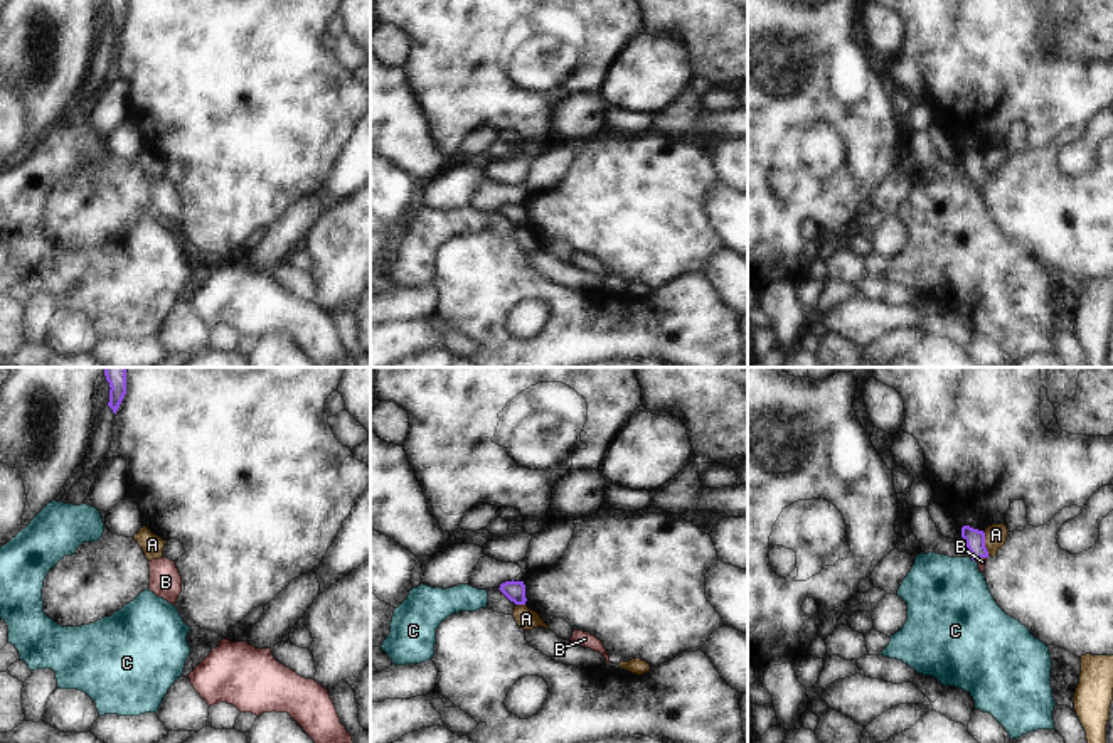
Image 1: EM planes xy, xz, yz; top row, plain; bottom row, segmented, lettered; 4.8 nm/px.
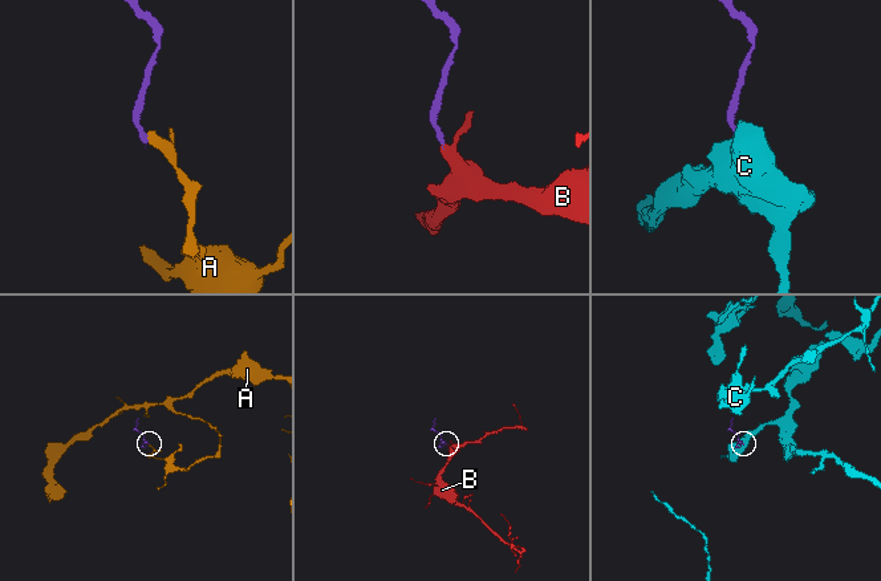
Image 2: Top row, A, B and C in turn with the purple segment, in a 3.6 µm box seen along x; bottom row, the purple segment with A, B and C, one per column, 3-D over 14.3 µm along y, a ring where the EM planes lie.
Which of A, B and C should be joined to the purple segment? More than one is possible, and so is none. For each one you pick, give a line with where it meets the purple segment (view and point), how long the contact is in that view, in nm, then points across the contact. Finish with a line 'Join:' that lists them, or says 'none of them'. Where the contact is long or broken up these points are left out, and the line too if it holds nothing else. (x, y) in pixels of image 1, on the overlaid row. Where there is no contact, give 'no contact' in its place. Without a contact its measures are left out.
B: yz (980, 556) | 50 nm | across yz (975, 539), (980, 556), (982, 561)
Join: B

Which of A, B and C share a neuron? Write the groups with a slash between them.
A / B / C

